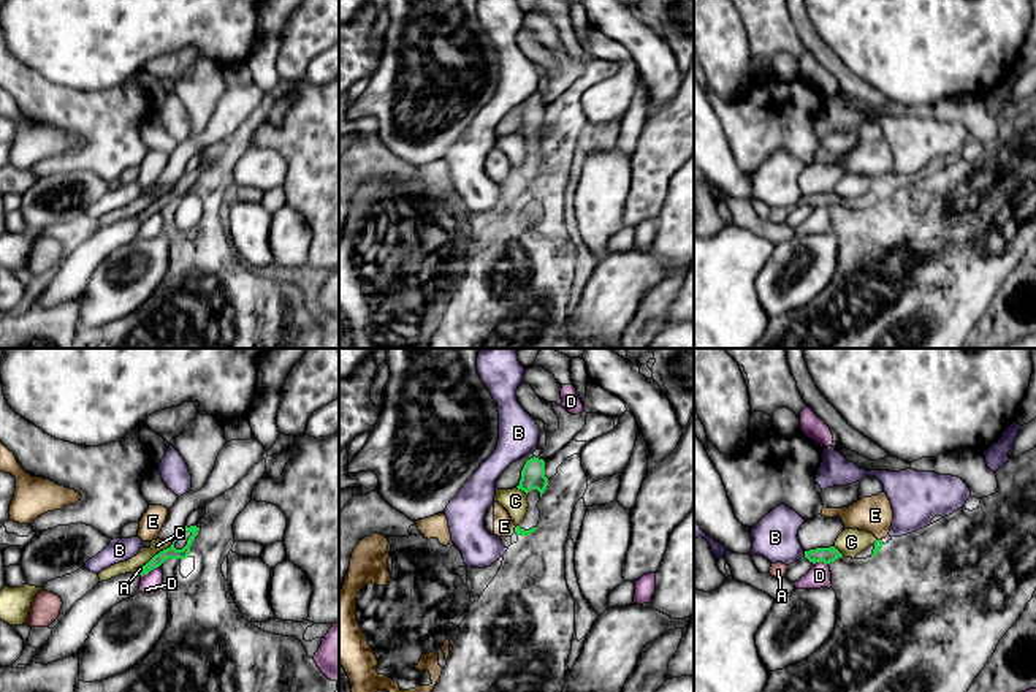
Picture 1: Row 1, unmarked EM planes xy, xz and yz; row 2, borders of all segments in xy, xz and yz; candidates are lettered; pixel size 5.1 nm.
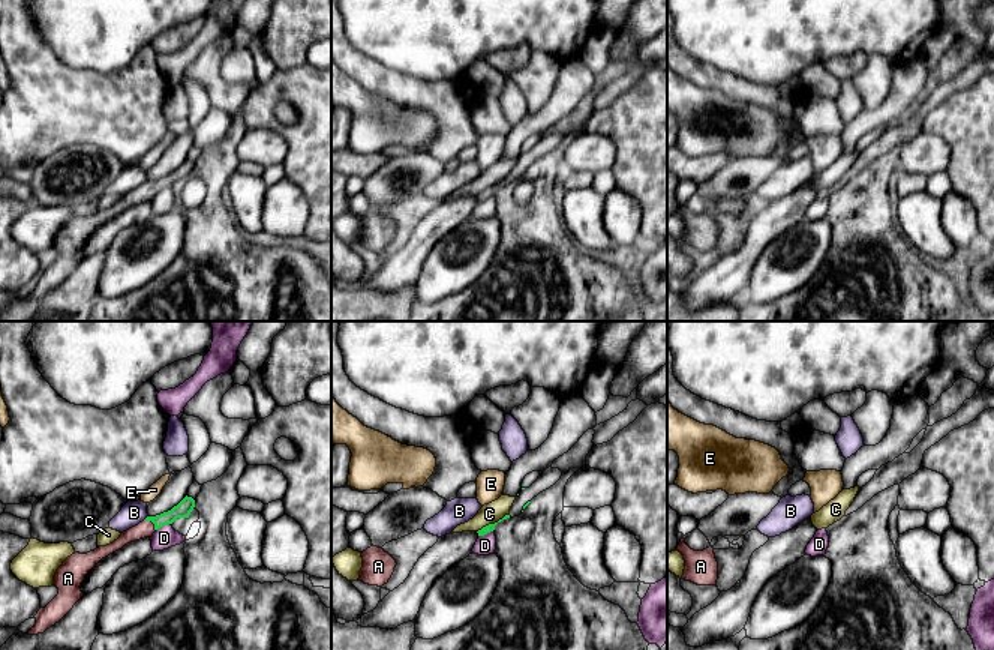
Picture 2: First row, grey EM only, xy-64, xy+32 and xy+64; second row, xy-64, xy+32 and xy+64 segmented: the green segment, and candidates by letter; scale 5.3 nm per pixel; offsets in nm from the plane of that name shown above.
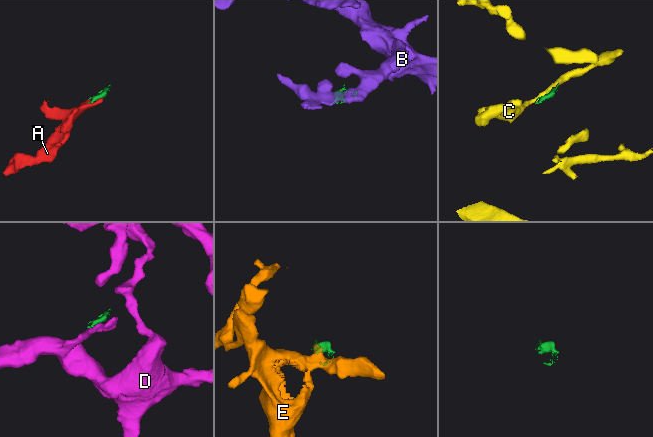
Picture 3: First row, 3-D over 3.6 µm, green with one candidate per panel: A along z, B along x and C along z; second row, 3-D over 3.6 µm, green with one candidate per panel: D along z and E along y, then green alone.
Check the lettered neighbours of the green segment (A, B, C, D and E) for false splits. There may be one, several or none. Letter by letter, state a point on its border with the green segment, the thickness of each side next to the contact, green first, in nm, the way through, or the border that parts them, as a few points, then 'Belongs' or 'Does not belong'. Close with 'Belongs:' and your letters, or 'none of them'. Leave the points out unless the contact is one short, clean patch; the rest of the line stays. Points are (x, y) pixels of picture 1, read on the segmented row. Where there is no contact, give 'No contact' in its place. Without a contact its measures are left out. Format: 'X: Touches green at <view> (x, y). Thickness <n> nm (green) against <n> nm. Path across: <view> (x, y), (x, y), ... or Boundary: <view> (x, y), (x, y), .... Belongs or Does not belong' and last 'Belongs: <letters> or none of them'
A: Touches green at xy (143, 570). Thickness 60 nm (green) against 20 nm. Path across: xy (170, 553), (143, 570), (140, 569). Belongs
B: Touches green at yz (805, 555). Thickness 80 nm (green) against 220 nm. Boundary: yz (803, 551), (805, 556). Does not belong
C: Touches green at xy (159, 553). Thickness 60 nm (green) against 70 nm. Boundary: xy (173, 542), (141, 566). Does not belong
D: Touches green at xy (149, 570). Thickness 60 nm (green) against 100 nm. Boundary: xy (159, 566), (141, 577). Does not belong
E: Touches green at xz (515, 529). Thickness 50 nm (green) against 100 nm. Boundary: xz (517, 526), (514, 532). Does not belong
Belongs: A

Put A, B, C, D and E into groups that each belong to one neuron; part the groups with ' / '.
A / B / C / D / E

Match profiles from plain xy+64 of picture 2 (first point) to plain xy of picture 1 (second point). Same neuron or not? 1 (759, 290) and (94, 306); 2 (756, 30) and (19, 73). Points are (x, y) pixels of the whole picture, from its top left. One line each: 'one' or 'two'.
1: one
2: two

